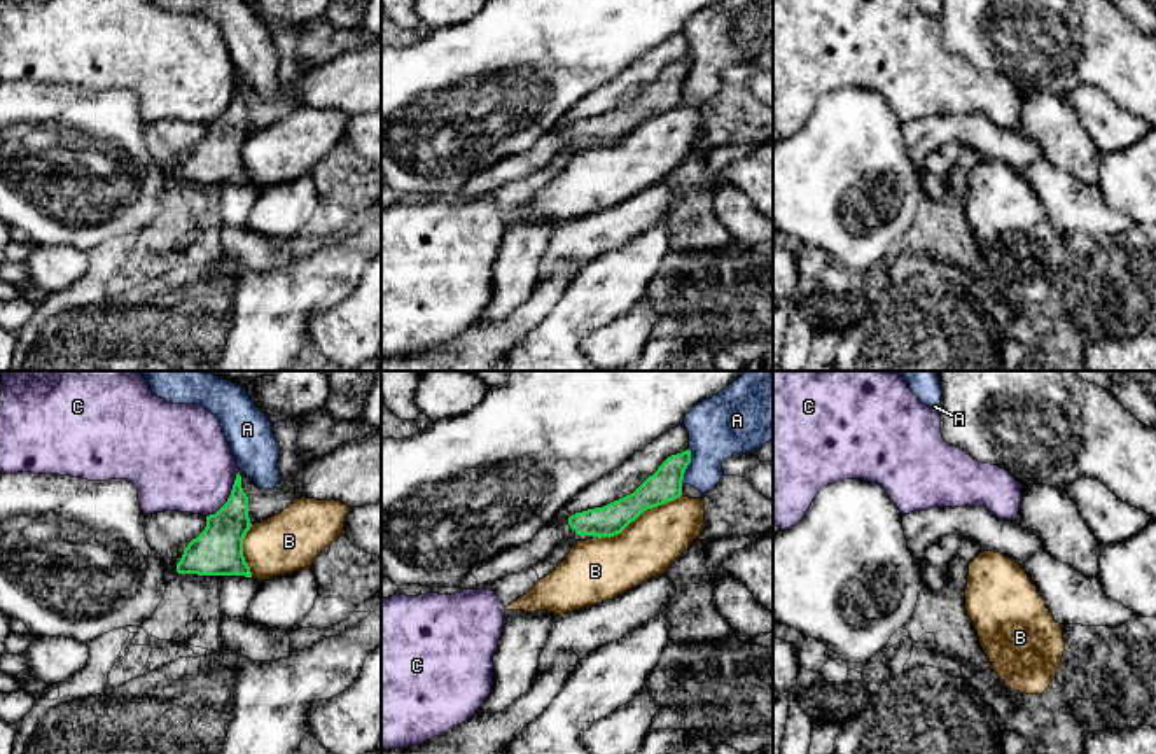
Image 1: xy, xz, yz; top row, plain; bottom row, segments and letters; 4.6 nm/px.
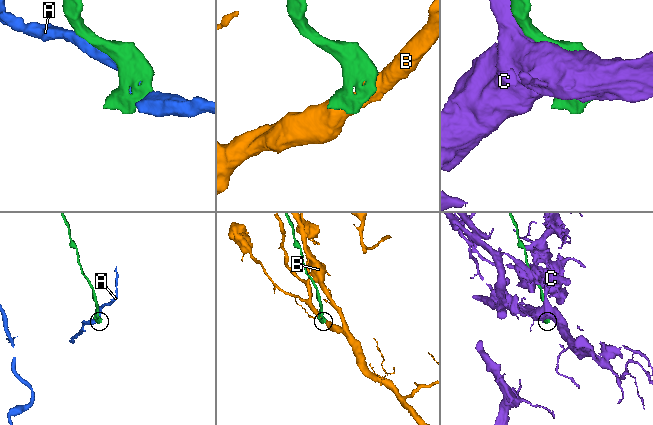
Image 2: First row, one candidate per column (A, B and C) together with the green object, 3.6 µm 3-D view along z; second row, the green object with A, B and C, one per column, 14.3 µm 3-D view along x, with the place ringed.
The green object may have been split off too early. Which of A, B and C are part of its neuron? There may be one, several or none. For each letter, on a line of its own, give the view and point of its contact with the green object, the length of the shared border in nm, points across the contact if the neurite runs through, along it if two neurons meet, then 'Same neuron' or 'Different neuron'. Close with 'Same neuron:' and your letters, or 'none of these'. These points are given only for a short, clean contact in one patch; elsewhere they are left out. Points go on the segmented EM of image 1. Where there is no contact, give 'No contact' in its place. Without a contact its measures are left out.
A: Touches green at xz (686, 467). Shared border 180 nm. Different neuron
B: Touches green at xz (637, 516). Shared border 460 nm. Different neuron
C: Touches green at xy (229, 495). Shared border 260 nm. Different neuron
Same neuron: none of these

